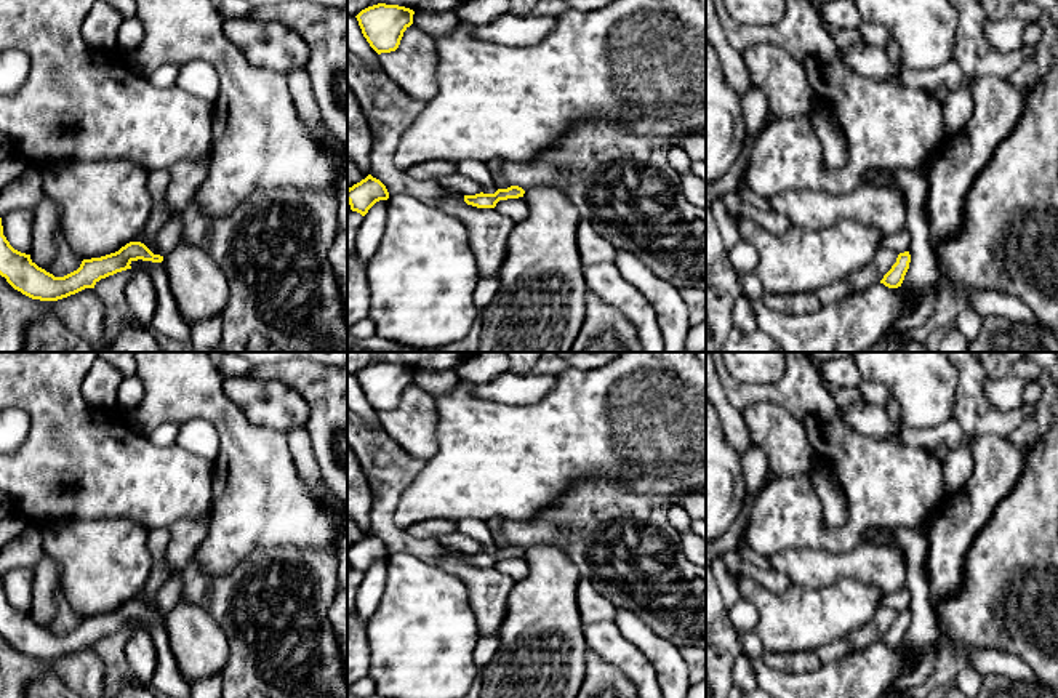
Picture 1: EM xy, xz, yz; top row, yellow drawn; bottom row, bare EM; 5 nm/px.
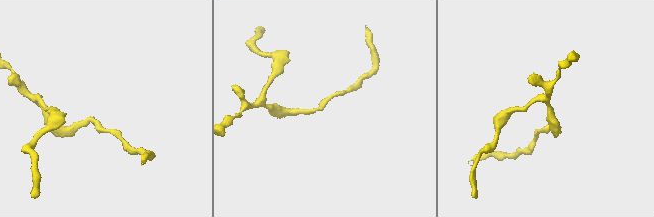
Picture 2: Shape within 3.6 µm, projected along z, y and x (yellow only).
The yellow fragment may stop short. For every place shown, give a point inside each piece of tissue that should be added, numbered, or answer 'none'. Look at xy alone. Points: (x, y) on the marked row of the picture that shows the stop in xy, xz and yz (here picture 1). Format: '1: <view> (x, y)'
none

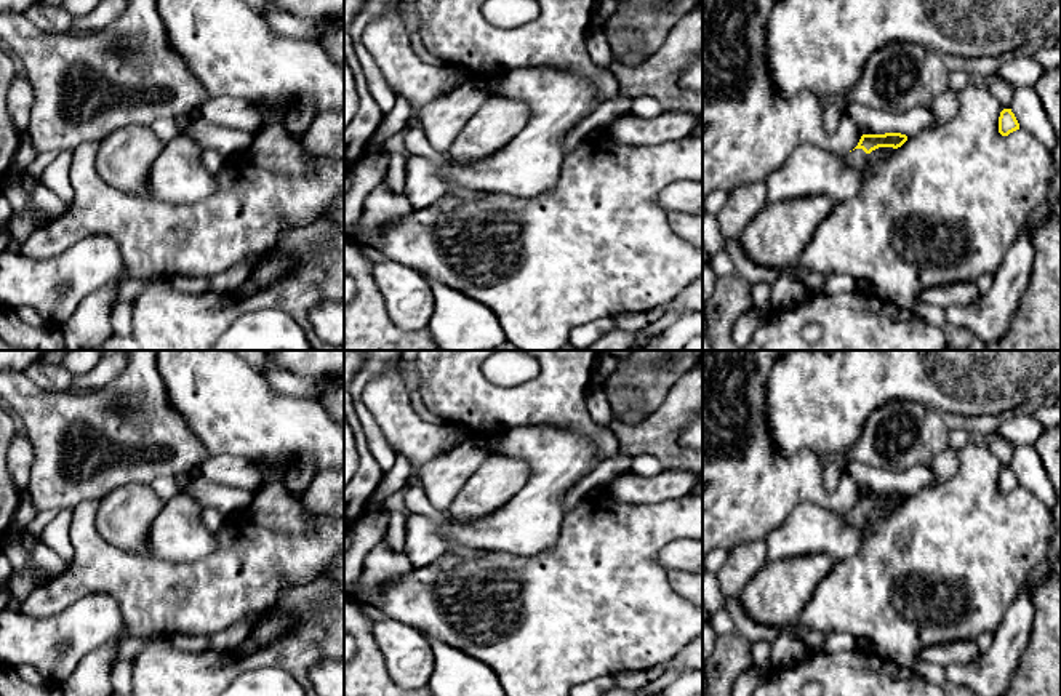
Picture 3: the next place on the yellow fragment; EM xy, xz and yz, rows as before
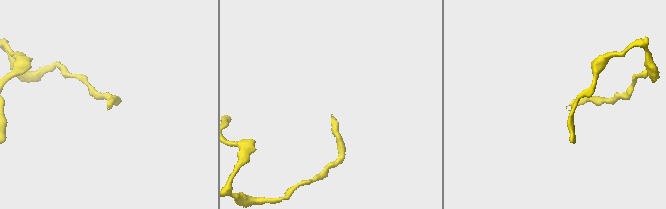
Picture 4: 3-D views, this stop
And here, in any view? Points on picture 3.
1: yz (856, 157)

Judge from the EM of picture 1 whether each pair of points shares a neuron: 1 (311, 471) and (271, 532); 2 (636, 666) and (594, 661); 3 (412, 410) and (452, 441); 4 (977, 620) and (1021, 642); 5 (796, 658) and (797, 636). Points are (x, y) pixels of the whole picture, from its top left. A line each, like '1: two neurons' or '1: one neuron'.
1: two neurons
2: two neurons
3: two neurons
4: one neuron
5: two neurons

